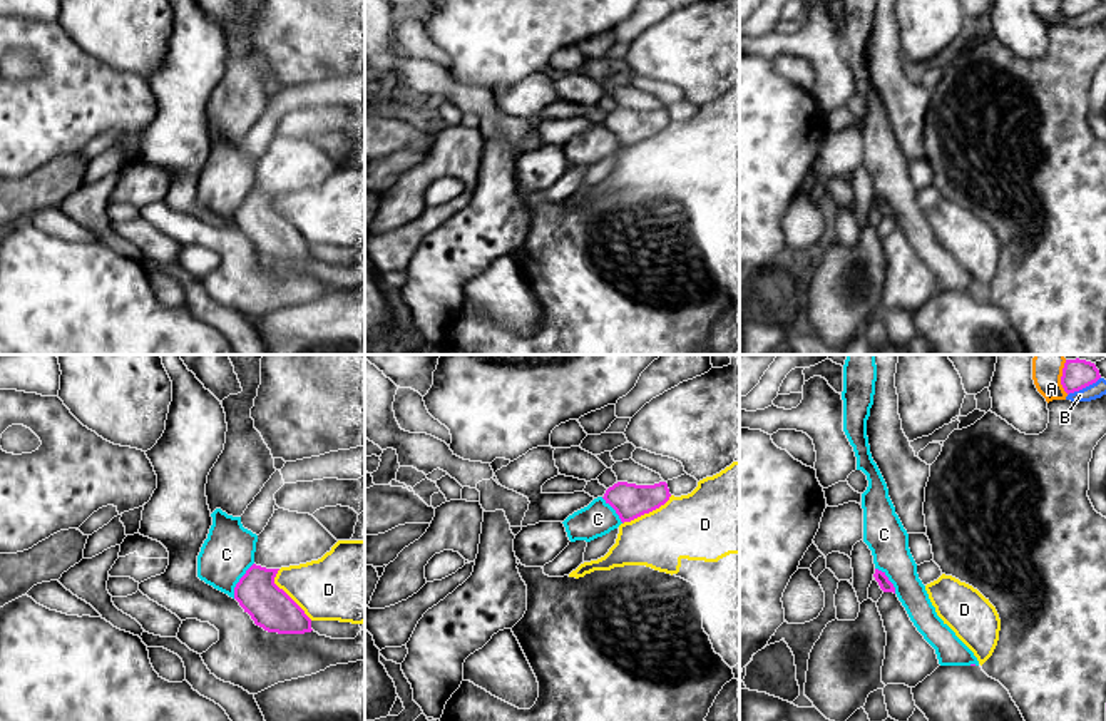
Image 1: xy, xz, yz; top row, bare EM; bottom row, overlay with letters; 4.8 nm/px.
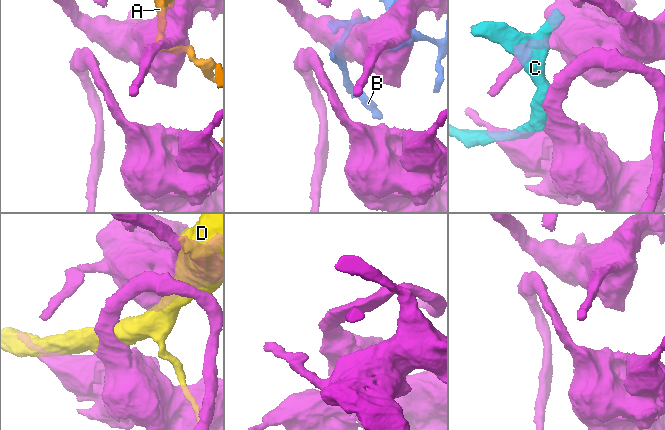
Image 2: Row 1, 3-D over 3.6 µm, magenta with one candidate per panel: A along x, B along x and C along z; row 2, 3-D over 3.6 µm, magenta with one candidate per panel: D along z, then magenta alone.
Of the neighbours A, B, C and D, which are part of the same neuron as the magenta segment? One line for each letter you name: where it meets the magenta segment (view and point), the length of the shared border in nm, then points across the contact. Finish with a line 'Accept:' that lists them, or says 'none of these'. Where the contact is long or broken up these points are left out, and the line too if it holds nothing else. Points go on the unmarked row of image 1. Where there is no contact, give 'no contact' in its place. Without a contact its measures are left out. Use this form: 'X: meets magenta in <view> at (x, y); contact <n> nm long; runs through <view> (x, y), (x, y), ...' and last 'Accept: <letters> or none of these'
C: meets magenta in xy at (240, 206); contact 200 nm long
Accept: C

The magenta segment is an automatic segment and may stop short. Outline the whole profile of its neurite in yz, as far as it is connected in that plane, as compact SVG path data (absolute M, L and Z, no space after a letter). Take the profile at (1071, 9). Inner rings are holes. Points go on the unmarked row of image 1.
M1062 0L1061 10L1064 17L1069 20L1096 8L1099 3L1101 0Z

